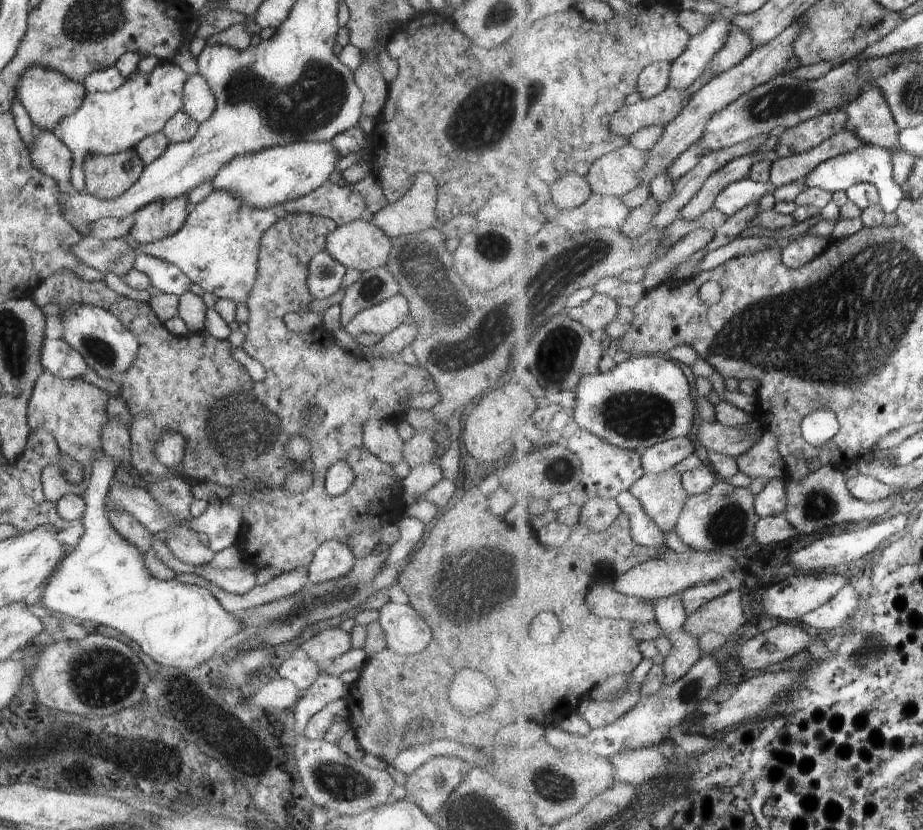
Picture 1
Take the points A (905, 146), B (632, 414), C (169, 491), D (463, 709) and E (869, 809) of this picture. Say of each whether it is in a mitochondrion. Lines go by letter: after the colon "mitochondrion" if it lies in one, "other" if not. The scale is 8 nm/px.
A: other
B: mitochondrion
C: mitochondrion
D: other
E: other

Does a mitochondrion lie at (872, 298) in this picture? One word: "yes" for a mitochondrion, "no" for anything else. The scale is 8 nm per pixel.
yes

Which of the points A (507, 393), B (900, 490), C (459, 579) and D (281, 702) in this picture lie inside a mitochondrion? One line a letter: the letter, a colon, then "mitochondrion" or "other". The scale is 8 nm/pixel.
A: other
B: other
C: mitochondrion
D: other

